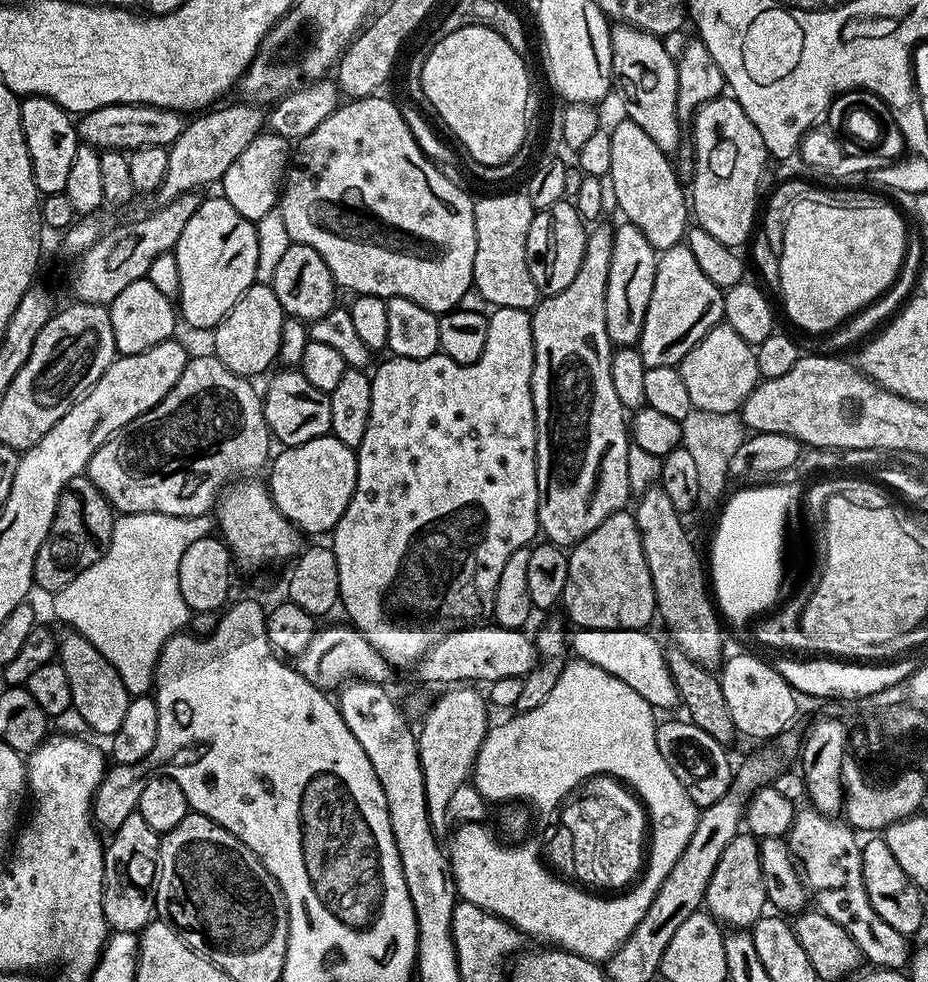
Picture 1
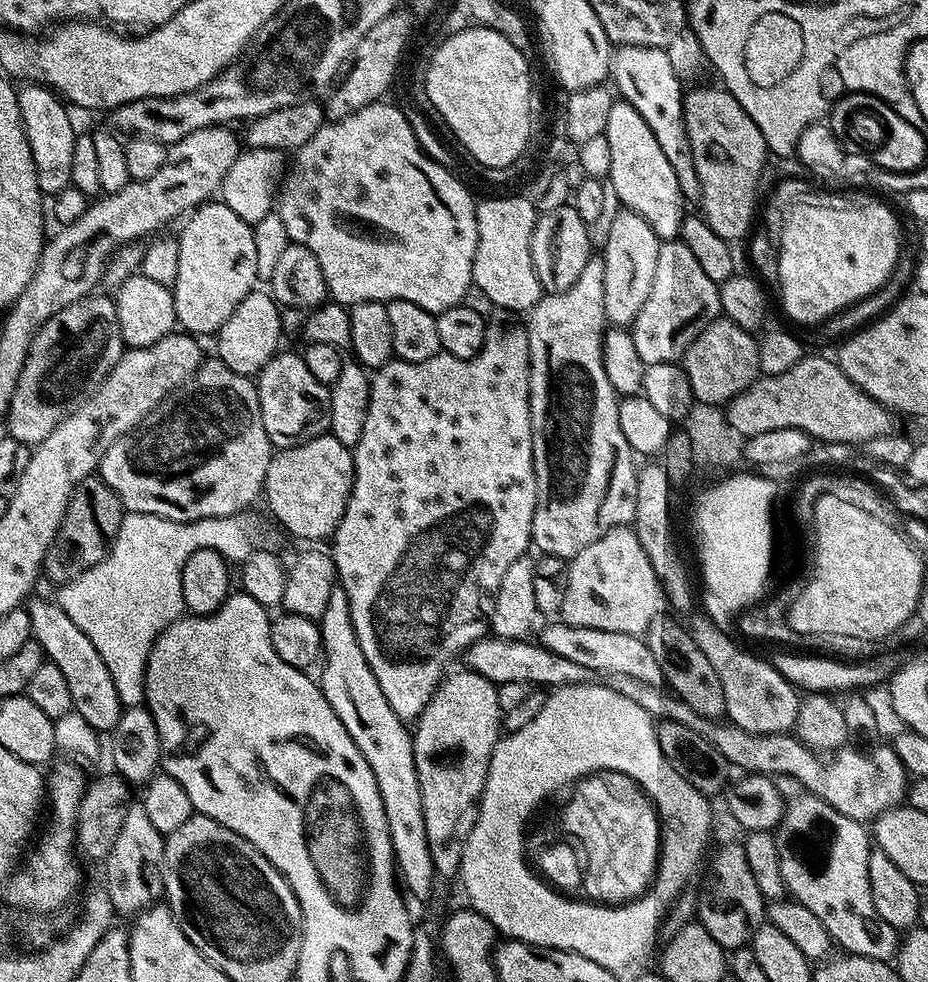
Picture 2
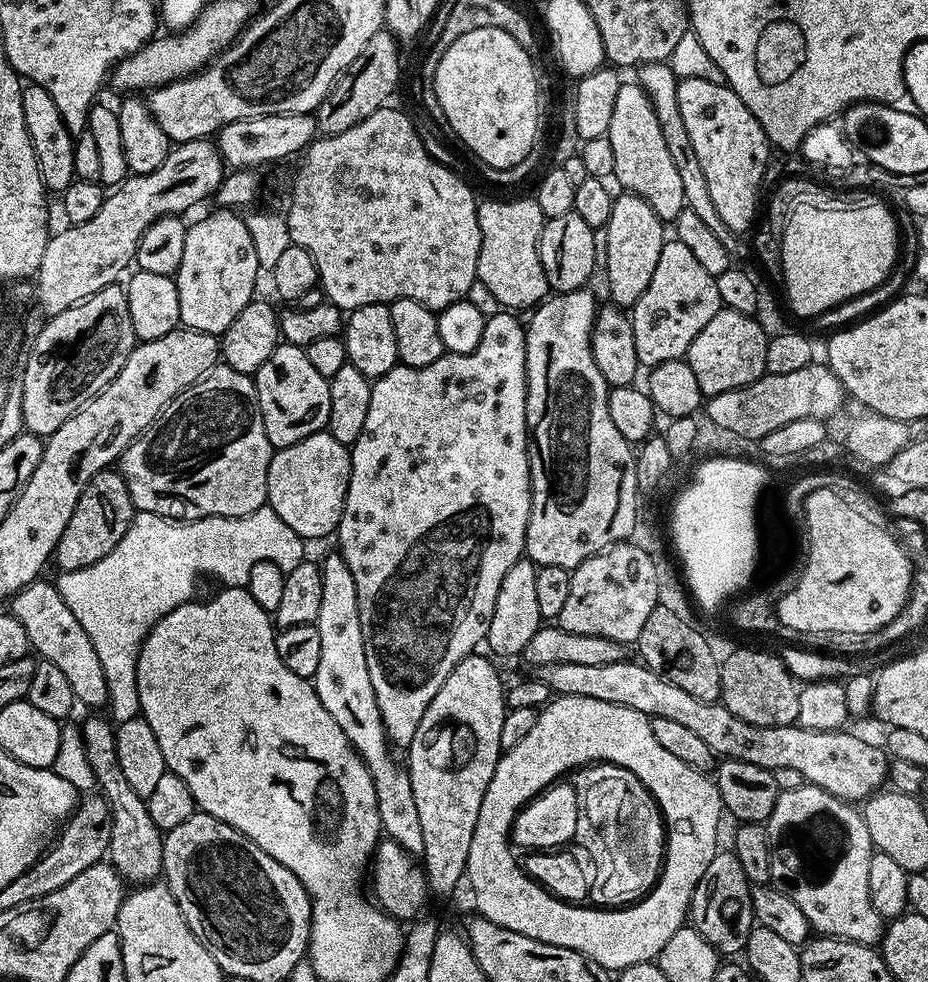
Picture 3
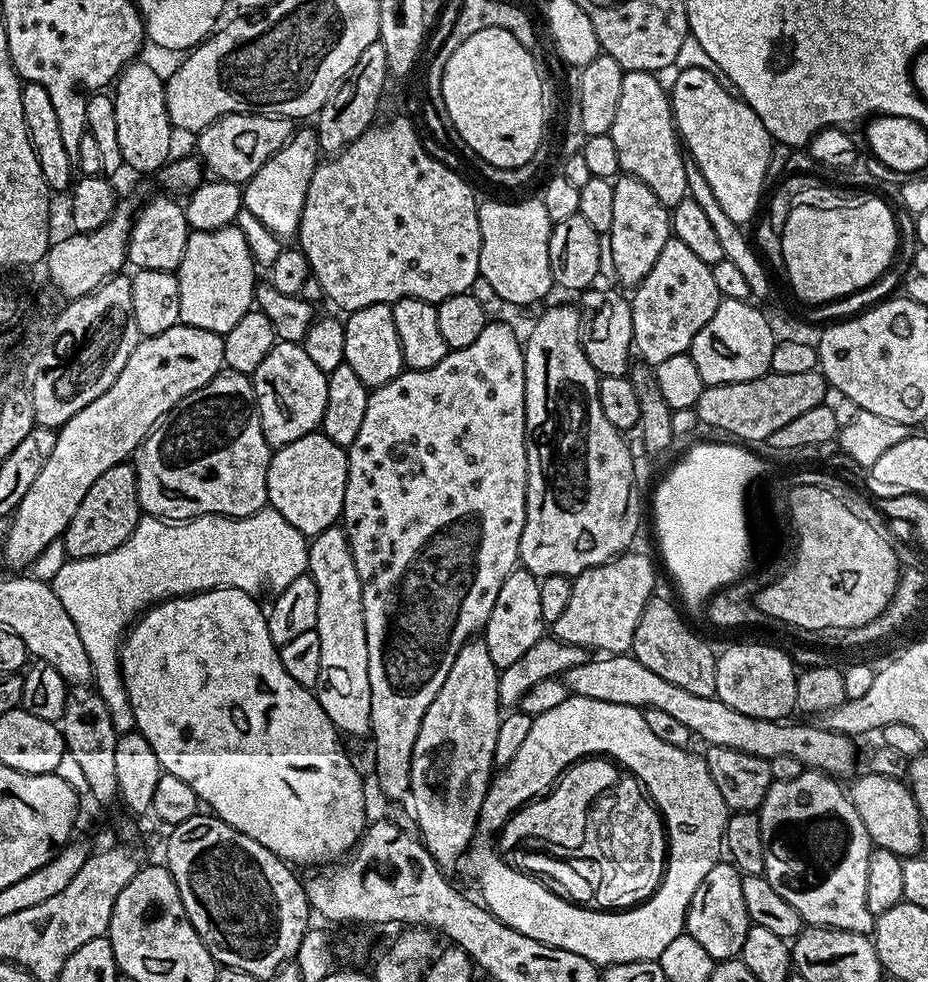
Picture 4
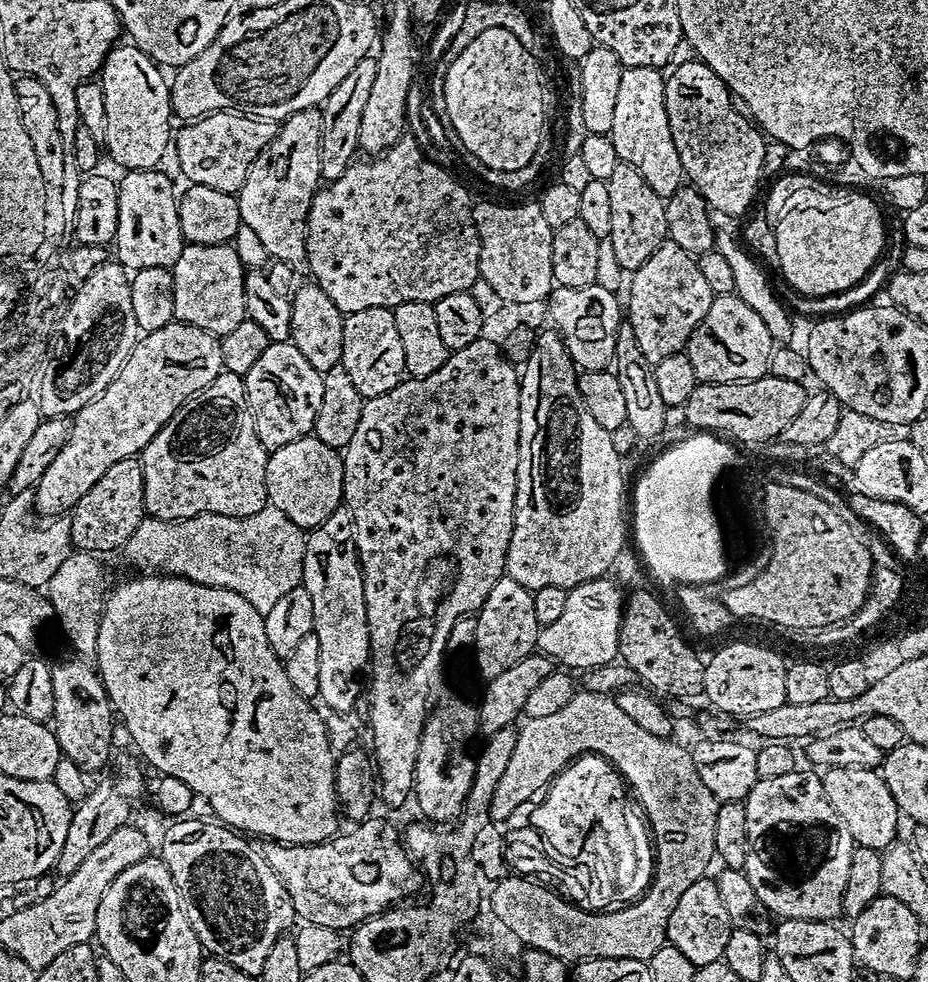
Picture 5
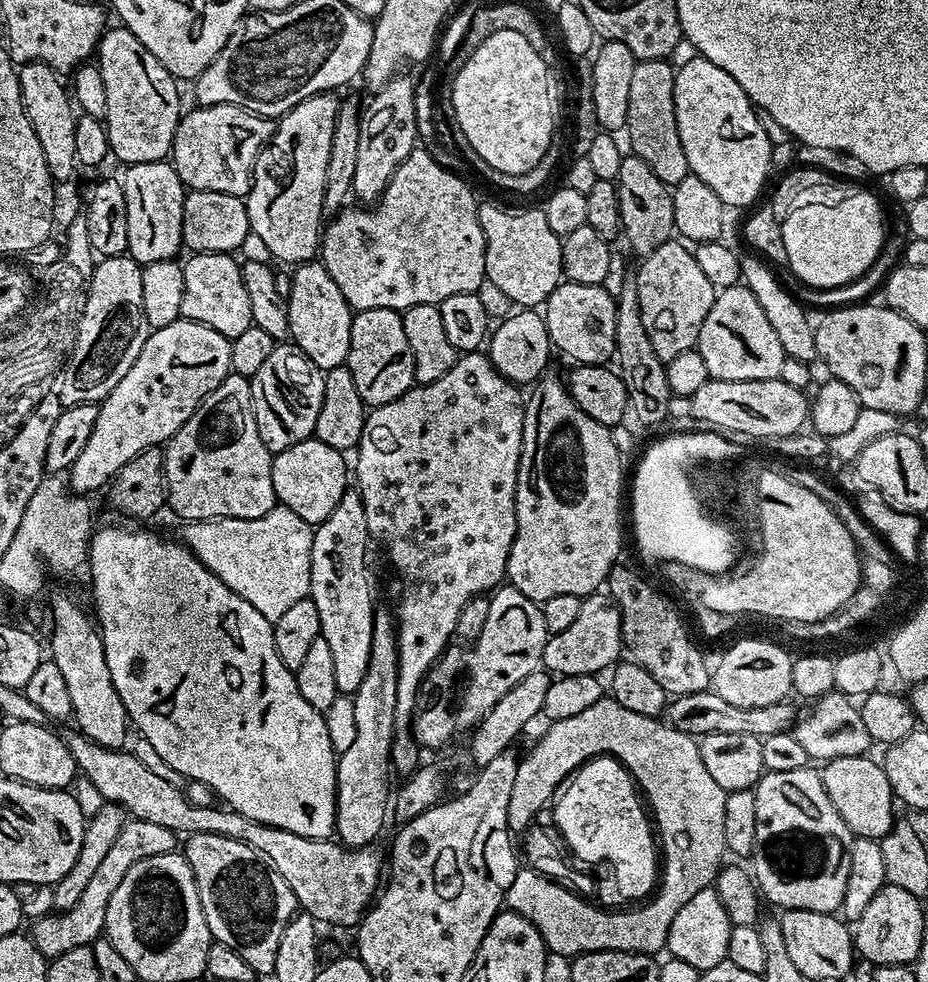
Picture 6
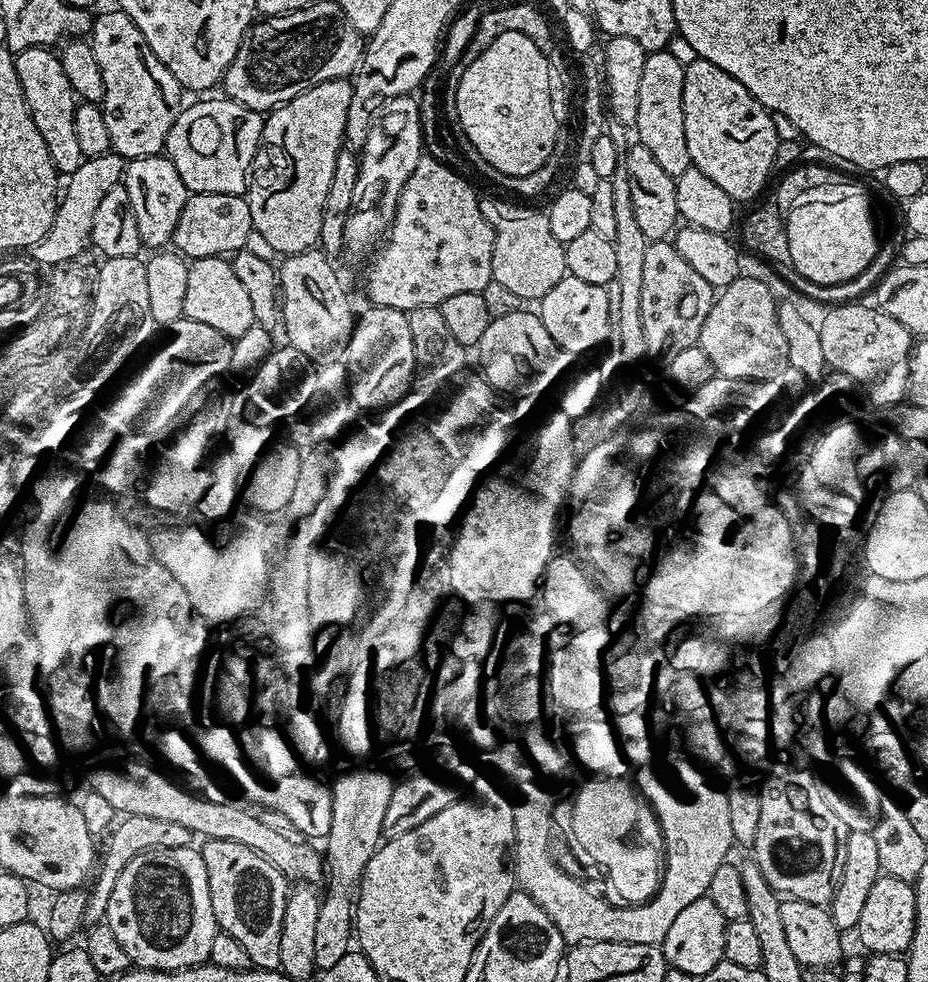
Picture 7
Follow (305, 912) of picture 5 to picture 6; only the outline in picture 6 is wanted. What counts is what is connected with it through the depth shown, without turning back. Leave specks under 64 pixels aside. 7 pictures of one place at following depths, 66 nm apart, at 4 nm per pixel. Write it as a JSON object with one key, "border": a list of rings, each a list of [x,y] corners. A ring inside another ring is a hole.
{"border":[[[72,726],[65,732],[61,731],[59,738],[70,750],[79,775],[85,776],[92,783],[92,788],[101,796],[101,801],[118,805],[129,817],[155,822],[177,834],[202,832],[241,840],[264,857],[275,872],[282,874],[297,905],[321,925],[341,924],[344,928],[350,927],[349,929],[359,925],[381,887],[380,871],[383,868],[385,871],[386,860],[385,857],[384,860],[380,857],[376,846],[345,847],[332,838],[306,838],[290,830],[254,822],[227,806],[194,806],[179,787],[175,788],[166,777],[159,776],[150,765],[143,764],[129,750],[113,750],[102,746],[86,738]]]}

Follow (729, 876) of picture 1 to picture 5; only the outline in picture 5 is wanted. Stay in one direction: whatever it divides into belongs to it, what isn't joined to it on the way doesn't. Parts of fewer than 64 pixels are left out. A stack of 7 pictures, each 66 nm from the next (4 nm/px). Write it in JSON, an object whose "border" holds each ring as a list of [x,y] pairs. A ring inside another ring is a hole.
{"border":[[[715,879],[697,880],[676,904],[672,918],[668,922],[667,939],[682,954],[690,958],[692,964],[718,964],[724,960],[724,951],[734,931],[734,917],[725,900],[725,890]]]}

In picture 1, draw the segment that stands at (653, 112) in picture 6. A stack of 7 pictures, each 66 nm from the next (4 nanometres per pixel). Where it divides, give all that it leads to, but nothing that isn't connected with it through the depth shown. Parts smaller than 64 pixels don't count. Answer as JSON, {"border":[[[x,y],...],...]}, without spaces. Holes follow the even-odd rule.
{"border":[[[621,119],[617,128],[611,129],[610,170],[607,179],[610,184],[610,196],[616,199],[623,219],[638,226],[646,234],[646,242],[657,253],[665,252],[685,239],[690,227],[690,200],[686,188],[680,185],[676,172],[672,169],[669,153],[663,152],[633,120]]]}

